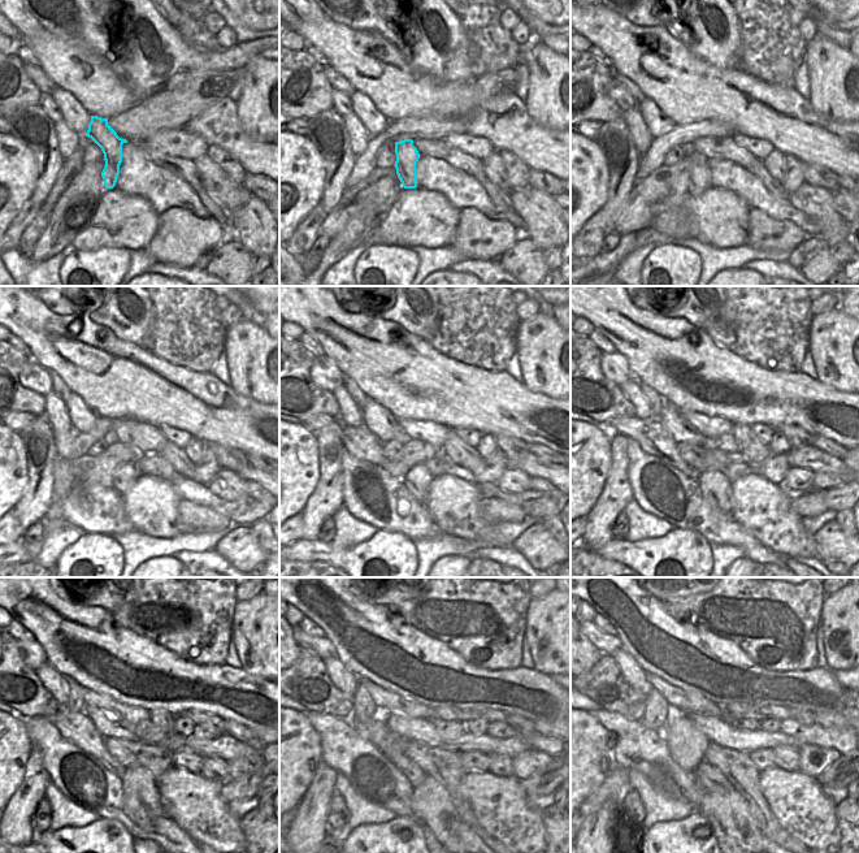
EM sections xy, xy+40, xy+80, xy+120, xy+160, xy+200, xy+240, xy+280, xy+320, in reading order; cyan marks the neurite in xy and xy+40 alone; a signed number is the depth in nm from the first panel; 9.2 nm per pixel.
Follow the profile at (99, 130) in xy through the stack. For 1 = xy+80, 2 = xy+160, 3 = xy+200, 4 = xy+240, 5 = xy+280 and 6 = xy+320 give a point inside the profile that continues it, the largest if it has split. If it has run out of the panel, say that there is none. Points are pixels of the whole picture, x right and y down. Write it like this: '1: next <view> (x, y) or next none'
1: next xy+80 (701, 177)
2: next xy+160 (417, 479)
3: next xy+200 (716, 488)
4: next xy+240 (142, 797)
5: next xy+280 (432, 802)
6: next xy+320 (728, 805)

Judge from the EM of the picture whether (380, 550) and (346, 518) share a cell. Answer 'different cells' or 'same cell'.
different cells

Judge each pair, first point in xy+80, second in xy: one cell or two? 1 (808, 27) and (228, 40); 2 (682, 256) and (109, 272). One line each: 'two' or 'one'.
1: one
2: one

